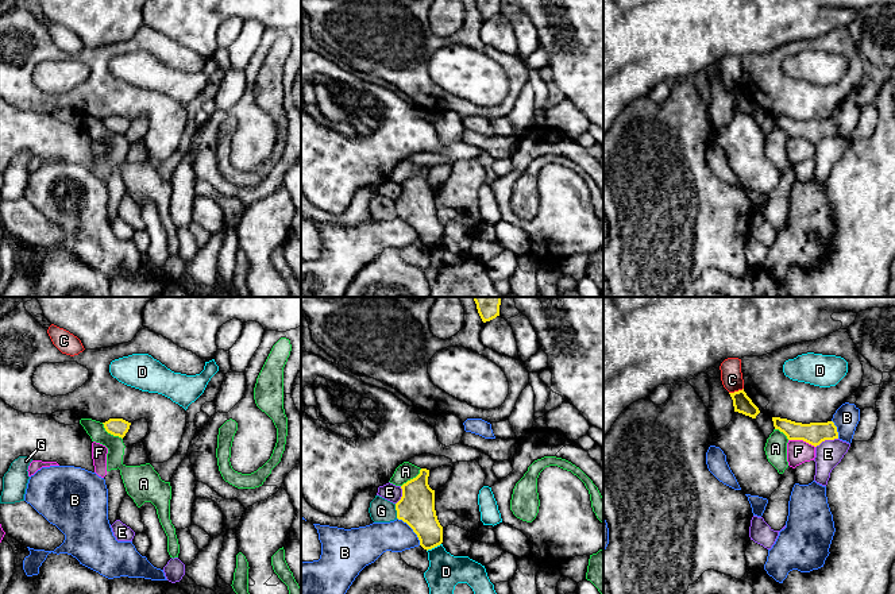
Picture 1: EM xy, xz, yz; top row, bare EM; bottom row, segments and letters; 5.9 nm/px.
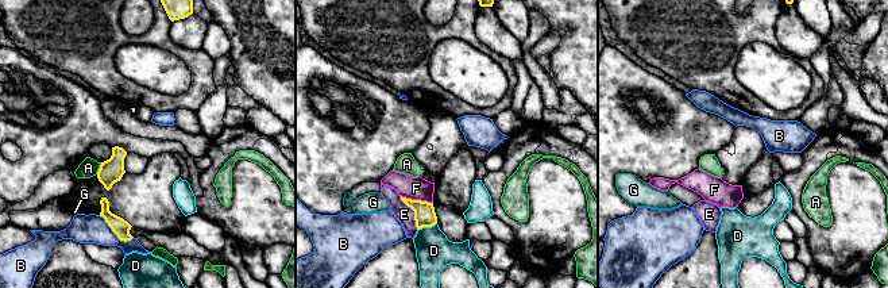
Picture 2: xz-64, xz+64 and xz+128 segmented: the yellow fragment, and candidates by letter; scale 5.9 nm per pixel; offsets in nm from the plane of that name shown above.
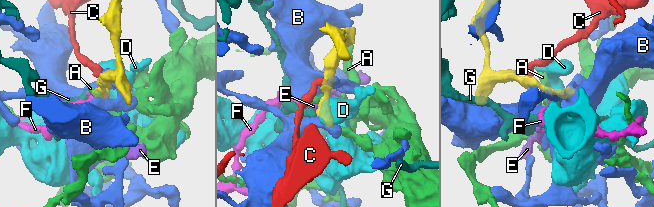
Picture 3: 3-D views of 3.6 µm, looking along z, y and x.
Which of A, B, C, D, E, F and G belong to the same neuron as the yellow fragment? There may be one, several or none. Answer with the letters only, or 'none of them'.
none of them

